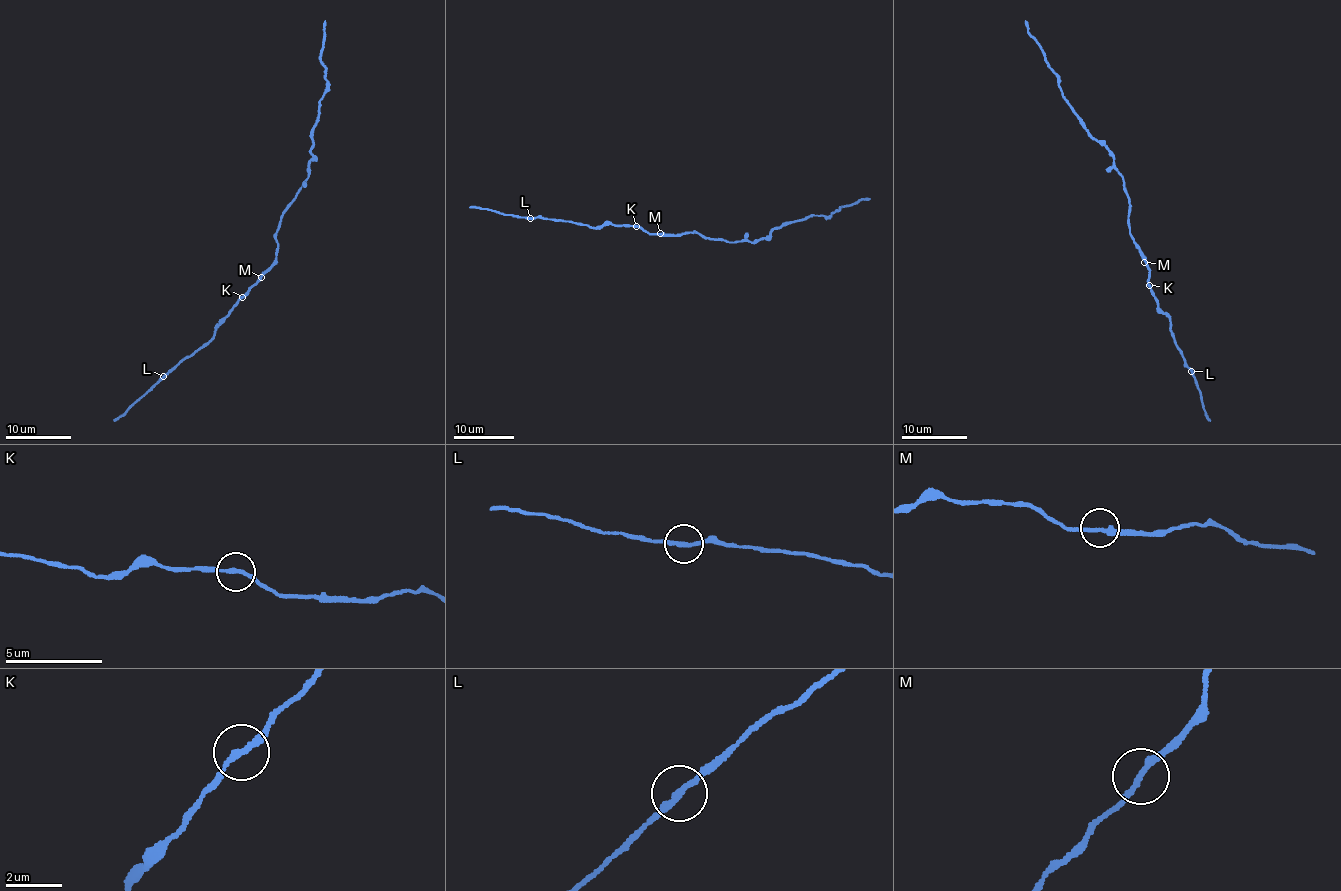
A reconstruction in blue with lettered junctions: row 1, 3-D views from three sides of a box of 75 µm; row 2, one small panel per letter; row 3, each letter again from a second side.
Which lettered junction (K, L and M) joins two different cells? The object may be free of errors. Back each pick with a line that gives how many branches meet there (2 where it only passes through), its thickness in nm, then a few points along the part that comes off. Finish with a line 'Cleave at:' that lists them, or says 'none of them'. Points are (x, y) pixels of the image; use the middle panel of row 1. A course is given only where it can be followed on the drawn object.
Cleave at: none of them

